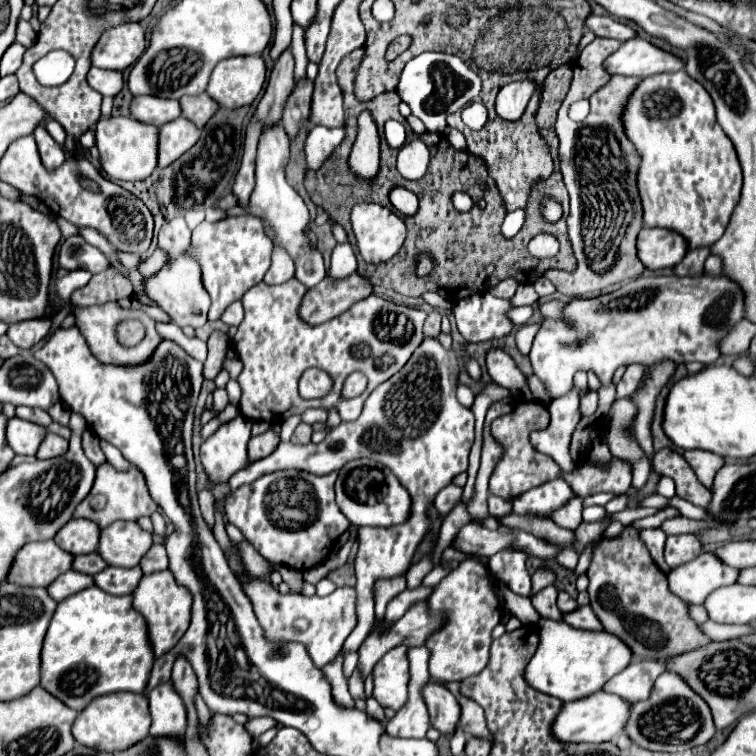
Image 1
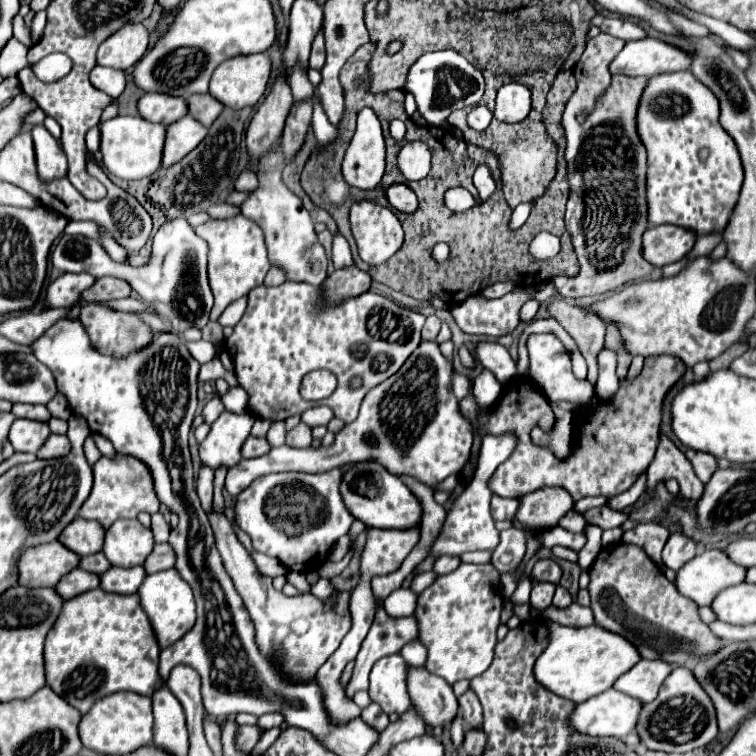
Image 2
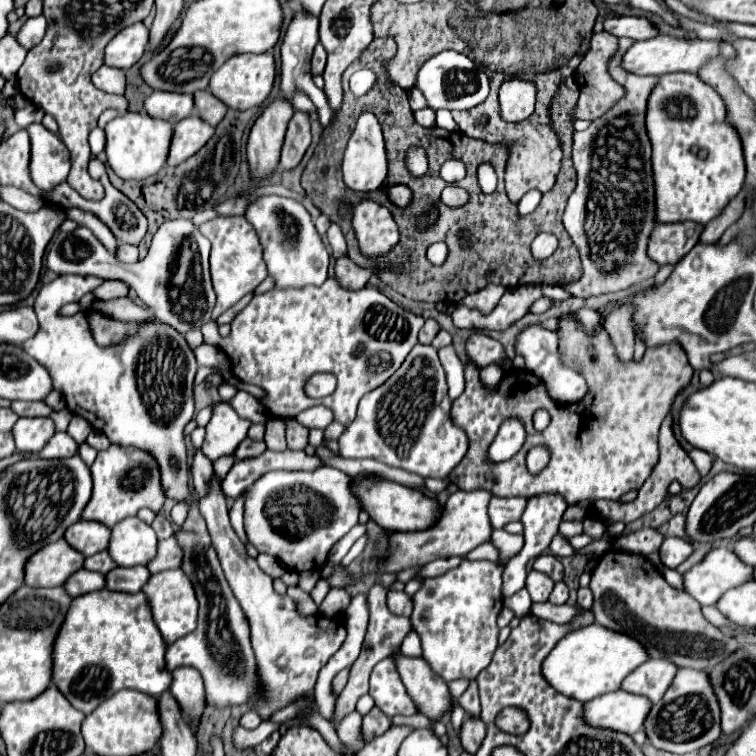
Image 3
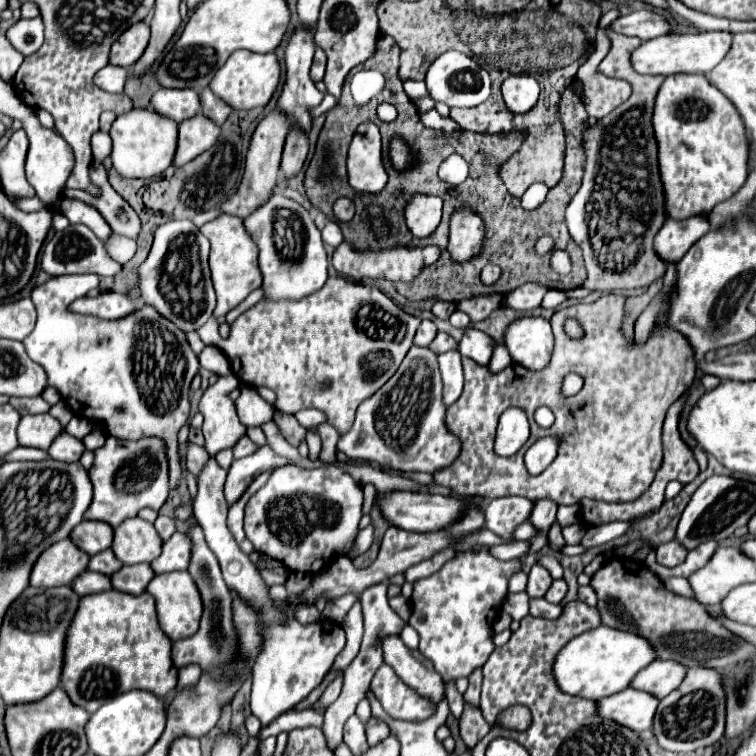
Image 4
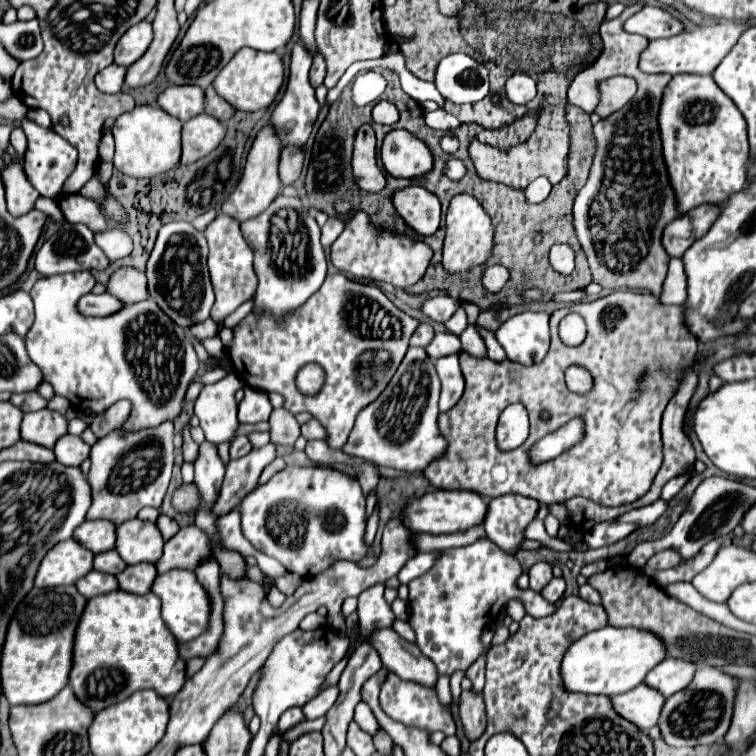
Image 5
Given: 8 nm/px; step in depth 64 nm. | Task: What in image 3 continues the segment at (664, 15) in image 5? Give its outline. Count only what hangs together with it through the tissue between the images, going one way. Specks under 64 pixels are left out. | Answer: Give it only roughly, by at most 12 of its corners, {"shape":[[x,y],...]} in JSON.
{"shape":[[608,16],[614,36],[648,40],[660,30],[644,16]]}

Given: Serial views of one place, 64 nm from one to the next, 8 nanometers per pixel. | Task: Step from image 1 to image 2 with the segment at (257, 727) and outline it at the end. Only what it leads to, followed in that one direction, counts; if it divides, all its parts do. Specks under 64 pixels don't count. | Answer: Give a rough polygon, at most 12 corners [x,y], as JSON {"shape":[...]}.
{"shape":[[280,712],[264,714],[258,718],[258,726],[268,730],[284,724]]}

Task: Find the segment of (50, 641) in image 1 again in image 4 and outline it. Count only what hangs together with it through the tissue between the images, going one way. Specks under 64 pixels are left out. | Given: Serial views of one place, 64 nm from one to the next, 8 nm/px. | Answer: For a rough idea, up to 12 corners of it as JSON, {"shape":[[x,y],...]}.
{"shape":[[90,594],[62,688],[94,714],[178,686],[154,596]]}

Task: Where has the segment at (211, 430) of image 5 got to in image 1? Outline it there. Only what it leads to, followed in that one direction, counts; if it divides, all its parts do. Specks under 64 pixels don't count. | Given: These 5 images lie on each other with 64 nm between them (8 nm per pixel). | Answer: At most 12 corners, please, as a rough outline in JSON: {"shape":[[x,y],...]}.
{"shape":[[222,422],[200,446],[212,484],[246,468],[252,422]]}

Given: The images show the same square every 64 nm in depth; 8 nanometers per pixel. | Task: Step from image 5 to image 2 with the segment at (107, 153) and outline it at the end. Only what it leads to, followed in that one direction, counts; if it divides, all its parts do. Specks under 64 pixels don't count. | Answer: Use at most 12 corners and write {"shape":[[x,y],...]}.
{"shape":[[100,128],[88,130],[86,146],[92,154],[100,150]]}

